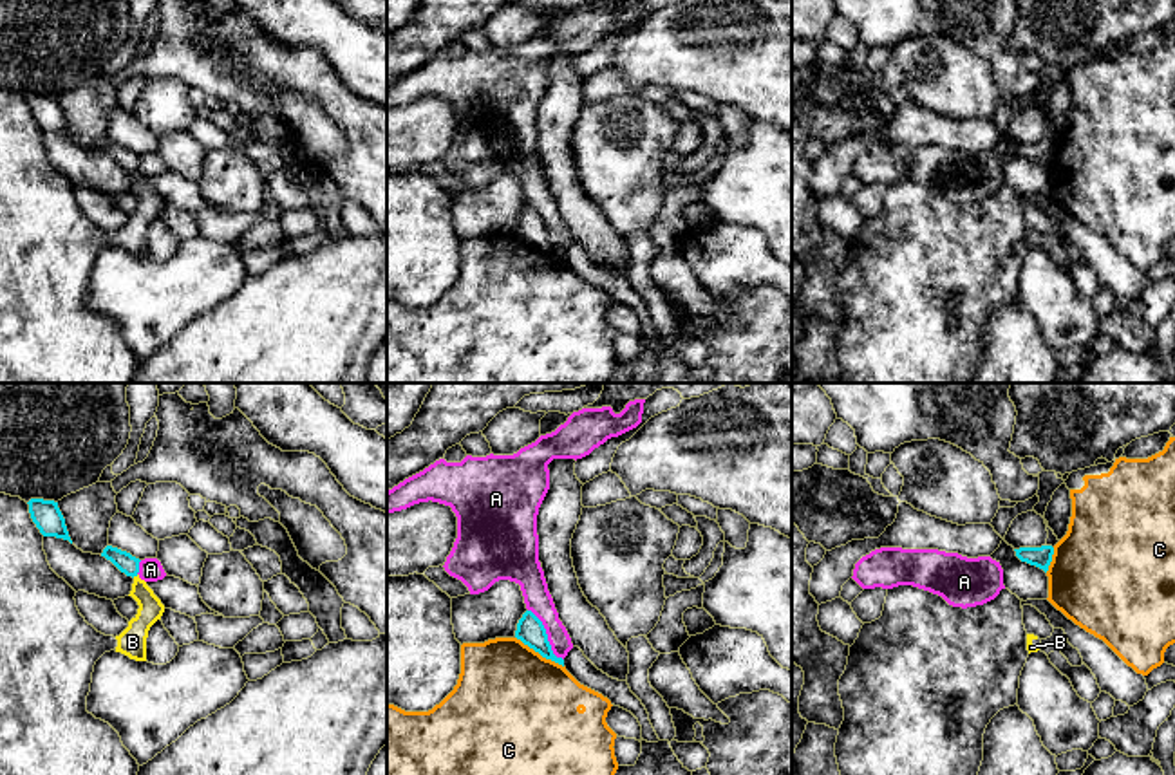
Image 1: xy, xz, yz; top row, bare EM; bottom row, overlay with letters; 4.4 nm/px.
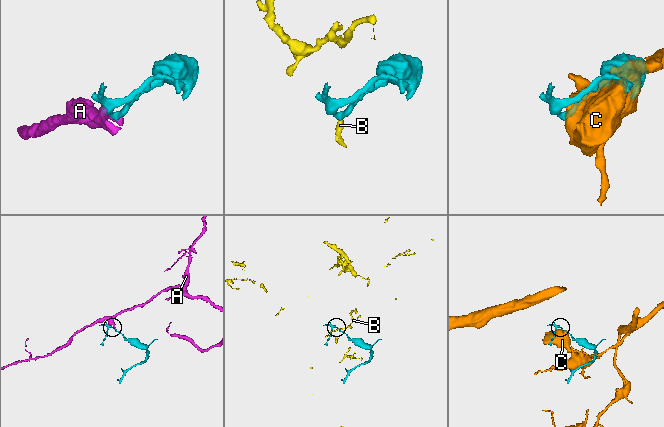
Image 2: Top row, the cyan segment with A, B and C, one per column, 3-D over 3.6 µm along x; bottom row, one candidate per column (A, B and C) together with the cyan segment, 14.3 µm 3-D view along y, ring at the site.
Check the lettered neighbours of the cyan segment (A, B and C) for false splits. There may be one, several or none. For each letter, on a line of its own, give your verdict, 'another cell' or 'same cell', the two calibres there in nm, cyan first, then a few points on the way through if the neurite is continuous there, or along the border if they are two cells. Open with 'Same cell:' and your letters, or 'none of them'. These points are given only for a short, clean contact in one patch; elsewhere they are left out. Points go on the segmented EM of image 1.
Same cell: none of them
A: another cell | 120/120 nm | along xz (528, 609), (541, 622), (550, 649), (563, 660)
B: another cell | 90/110 nm | along xy (138, 575), (132, 577)
C: another cell | 120/480 nm

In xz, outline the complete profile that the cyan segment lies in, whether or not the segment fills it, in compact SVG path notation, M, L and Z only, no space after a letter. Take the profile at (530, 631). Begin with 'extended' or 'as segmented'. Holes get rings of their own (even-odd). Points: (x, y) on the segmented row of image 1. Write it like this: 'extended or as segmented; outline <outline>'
as segmented; outline M526 611L519 620L515 638L539 652L542 658L564 667L564 659L557 658L551 650L542 621L531 611Z

